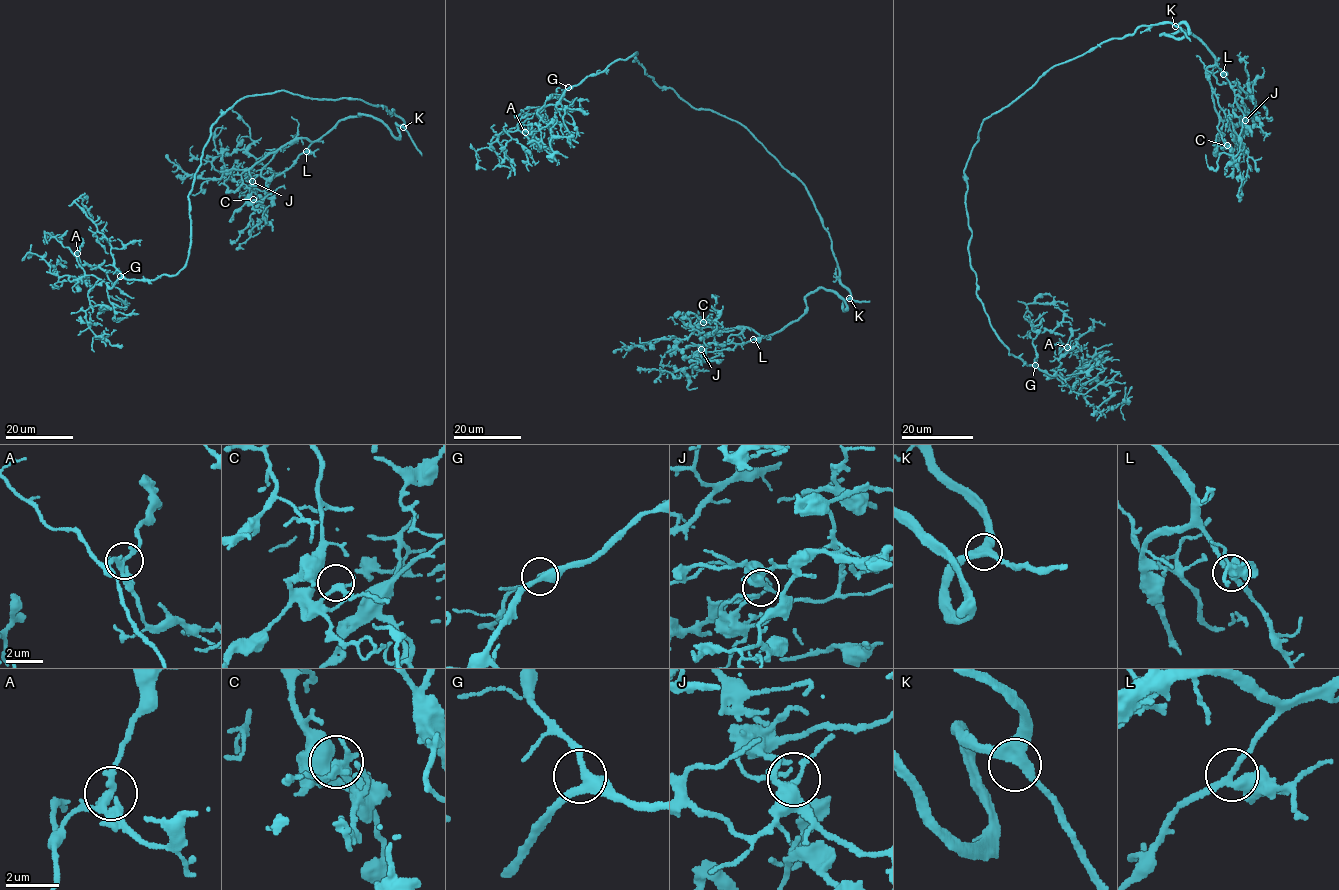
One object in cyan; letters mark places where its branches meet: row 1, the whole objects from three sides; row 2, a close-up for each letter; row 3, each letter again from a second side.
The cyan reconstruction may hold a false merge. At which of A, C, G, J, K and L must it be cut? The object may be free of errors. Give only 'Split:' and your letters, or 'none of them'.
Split: none of them

